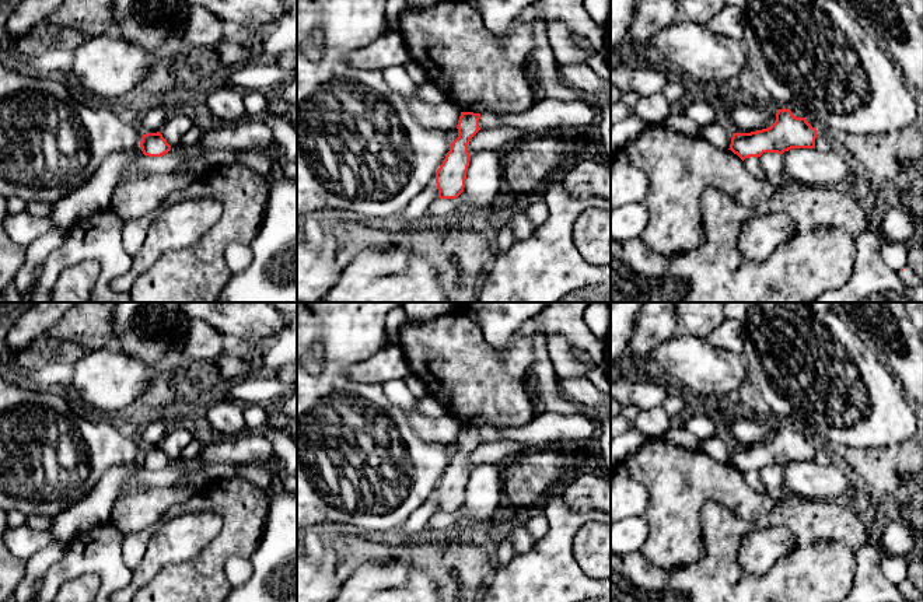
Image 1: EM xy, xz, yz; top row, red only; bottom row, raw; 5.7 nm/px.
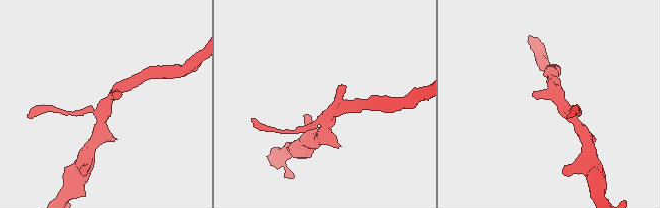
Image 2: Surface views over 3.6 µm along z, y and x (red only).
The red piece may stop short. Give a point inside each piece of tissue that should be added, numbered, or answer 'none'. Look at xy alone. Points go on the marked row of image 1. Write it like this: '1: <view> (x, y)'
none

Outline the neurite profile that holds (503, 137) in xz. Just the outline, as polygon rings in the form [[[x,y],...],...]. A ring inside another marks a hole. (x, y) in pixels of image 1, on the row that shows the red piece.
[[[501,126],[496,129],[489,130],[479,130],[469,141],[468,144],[468,153],[469,155],[473,155],[475,153],[480,150],[507,150],[514,146],[514,143],[520,139],[531,139],[532,136],[511,127],[511,126]]]

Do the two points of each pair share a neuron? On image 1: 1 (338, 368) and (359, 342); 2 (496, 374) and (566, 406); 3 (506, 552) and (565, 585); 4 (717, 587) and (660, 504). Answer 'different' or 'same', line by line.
1: same
2: different
3: different
4: different

